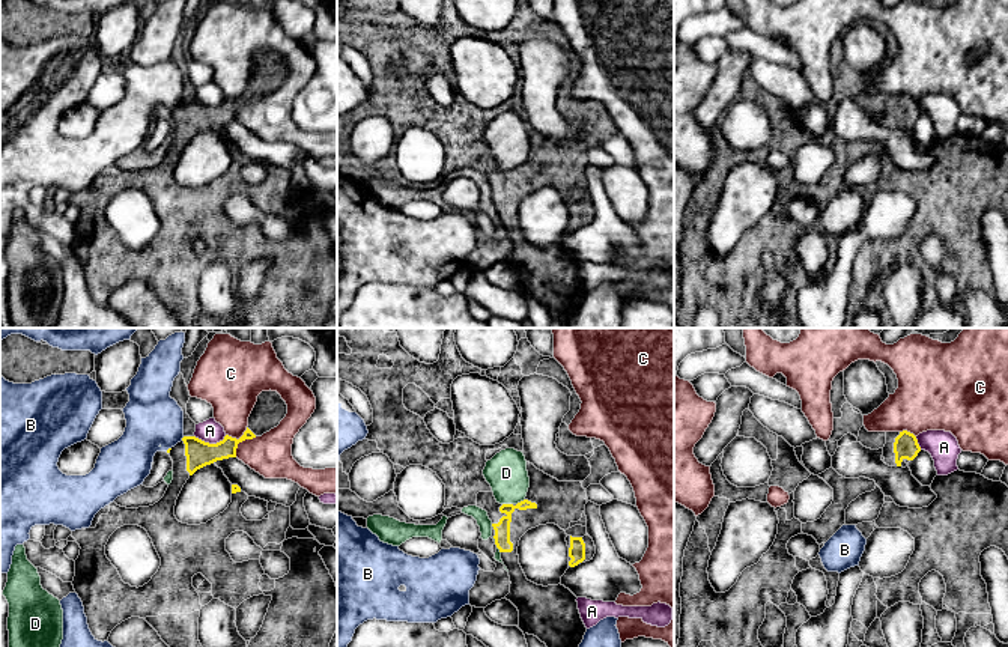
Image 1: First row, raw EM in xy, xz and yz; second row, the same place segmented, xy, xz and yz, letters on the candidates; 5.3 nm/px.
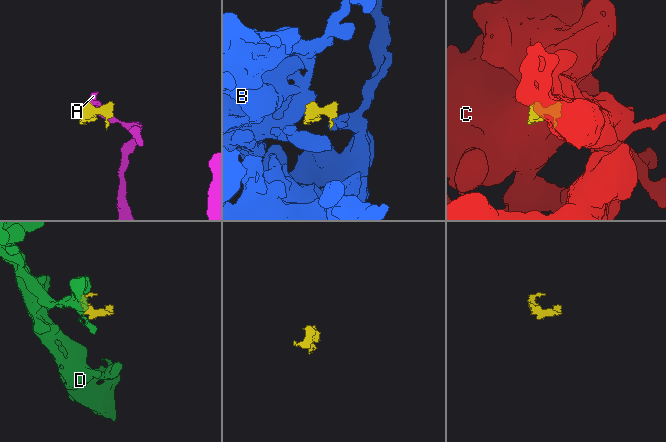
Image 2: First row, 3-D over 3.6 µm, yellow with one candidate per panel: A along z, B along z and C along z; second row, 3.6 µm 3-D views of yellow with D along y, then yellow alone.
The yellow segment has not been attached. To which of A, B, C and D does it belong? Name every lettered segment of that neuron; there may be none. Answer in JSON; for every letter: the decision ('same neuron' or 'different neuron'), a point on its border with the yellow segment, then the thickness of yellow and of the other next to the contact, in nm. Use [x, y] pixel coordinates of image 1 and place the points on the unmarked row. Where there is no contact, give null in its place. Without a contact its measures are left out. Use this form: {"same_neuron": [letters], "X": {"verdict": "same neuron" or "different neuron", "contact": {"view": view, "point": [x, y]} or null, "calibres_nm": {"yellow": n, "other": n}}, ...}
{"same_neuron": [], "A": {"verdict": "different neuron", "contact": {"view": "xy", "point": [211, 107]}, "calibres_nm": {"yellow": 140, "other": 120}}, "B": {"verdict": "different neuron", "contact": {"view": "xy", "point": [182, 101]}, "calibres_nm": {"yellow": 140, "other": 300}}, "C": {"verdict": "different neuron", "contact": {"view": "xy", "point": [239, 104]}, "calibres_nm": {"yellow": 140, "other": 240}}, "D": {"verdict": "different neuron", "contact": {"view": "xz", "point": [507, 167]}, "calibres_nm": {"yellow": 80, "other": 220}}}

